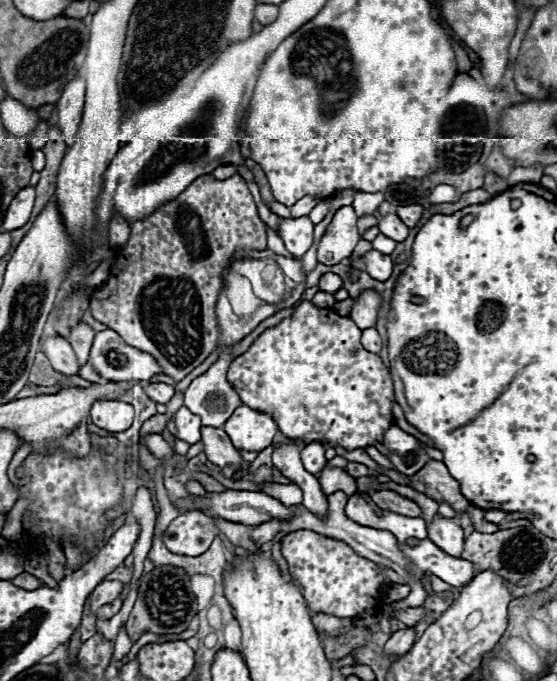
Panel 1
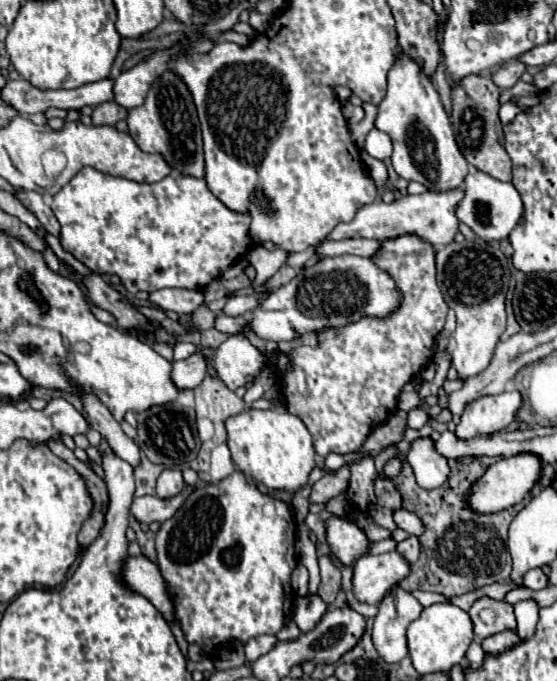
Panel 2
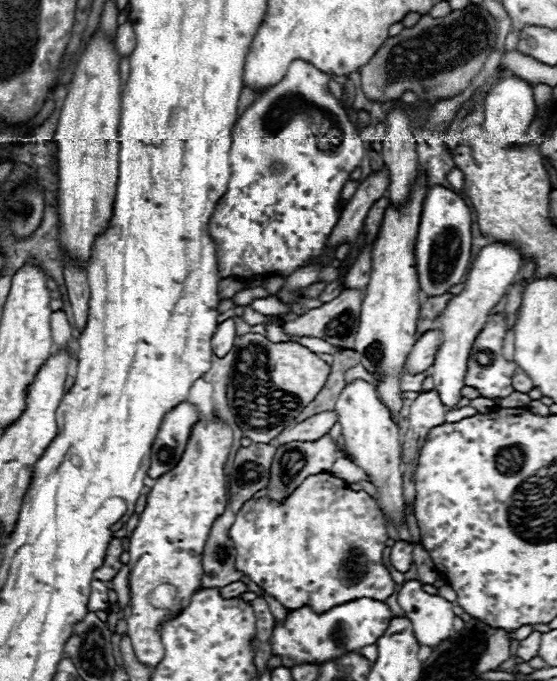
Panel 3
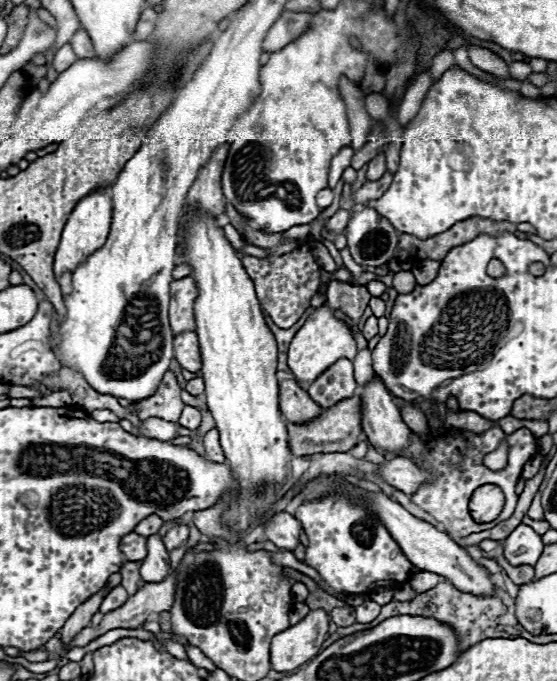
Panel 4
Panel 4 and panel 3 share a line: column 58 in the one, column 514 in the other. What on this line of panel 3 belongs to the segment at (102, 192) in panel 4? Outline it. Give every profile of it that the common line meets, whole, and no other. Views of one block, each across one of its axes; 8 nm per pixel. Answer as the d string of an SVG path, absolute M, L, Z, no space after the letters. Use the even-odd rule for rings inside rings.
M490 242L486 244L478 256L474 258L468 278L464 282L464 290L456 294L444 308L444 312L436 318L438 328L444 334L442 346L438 348L432 364L432 378L434 378L434 388L440 394L440 400L444 402L446 408L454 408L456 402L462 398L460 390L464 388L464 376L468 368L468 356L472 350L472 344L478 336L478 332L484 328L488 322L490 310L500 302L500 298L508 292L508 286L512 284L518 268L520 268L522 256L520 250L514 244L506 242Z

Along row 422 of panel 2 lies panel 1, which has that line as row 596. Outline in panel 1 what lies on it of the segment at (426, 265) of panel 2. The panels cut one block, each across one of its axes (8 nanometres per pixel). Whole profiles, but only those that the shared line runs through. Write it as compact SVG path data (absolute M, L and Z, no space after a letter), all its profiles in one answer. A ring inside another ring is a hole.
M296 530L282 538L282 554L288 560L290 576L302 588L302 594L312 612L354 618L382 602L382 586L384 582L388 584L388 580L382 576L384 566L358 556L342 540L334 540L312 530Z

